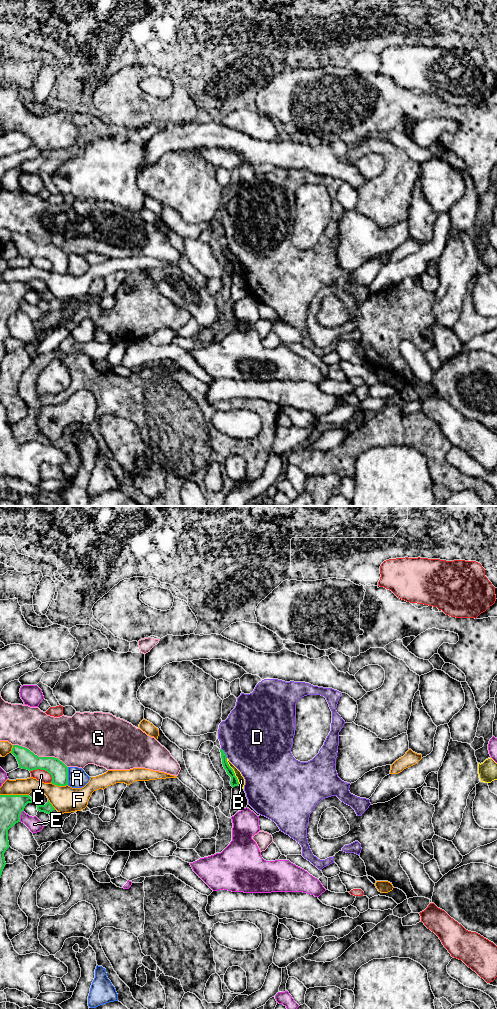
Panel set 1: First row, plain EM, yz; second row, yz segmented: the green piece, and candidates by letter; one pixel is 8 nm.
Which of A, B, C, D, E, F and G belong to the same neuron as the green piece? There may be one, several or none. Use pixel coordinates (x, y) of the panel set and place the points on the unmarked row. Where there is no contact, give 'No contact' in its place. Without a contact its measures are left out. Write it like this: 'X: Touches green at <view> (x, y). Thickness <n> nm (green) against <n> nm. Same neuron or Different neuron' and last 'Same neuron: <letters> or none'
A: Touches green at yz (67, 264). Thickness 150 nm (green) against 160 nm. Different neuron
B: Touches green at yz (233, 259). Thickness 70 nm (green) against 60 nm. Different neuron
C: Touches green at yz (44, 257). Thickness 150 nm (green) against 90 nm. Different neuron
D: Touches green at yz (224, 241). Thickness 70 nm (green) against 480 nm. Different neuron
E: Touches green at yz (19, 304). Thickness 190 nm (green) against 110 nm. Different neuron
F: Touches green at yz (14, 283). Thickness 190 nm (green) against 130 nm. Different neuron
G: Touches green at yz (40, 245). Thickness 150 nm (green) against 340 nm. Different neuron
Same neuron: none

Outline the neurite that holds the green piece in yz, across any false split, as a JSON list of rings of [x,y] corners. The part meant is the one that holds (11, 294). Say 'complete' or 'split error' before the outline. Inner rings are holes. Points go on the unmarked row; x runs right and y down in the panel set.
complete | [[[0,283],[0,366],[6,353],[4,341],[10,335],[8,318],[20,310],[21,300],[28,291],[35,291],[29,283]]]

